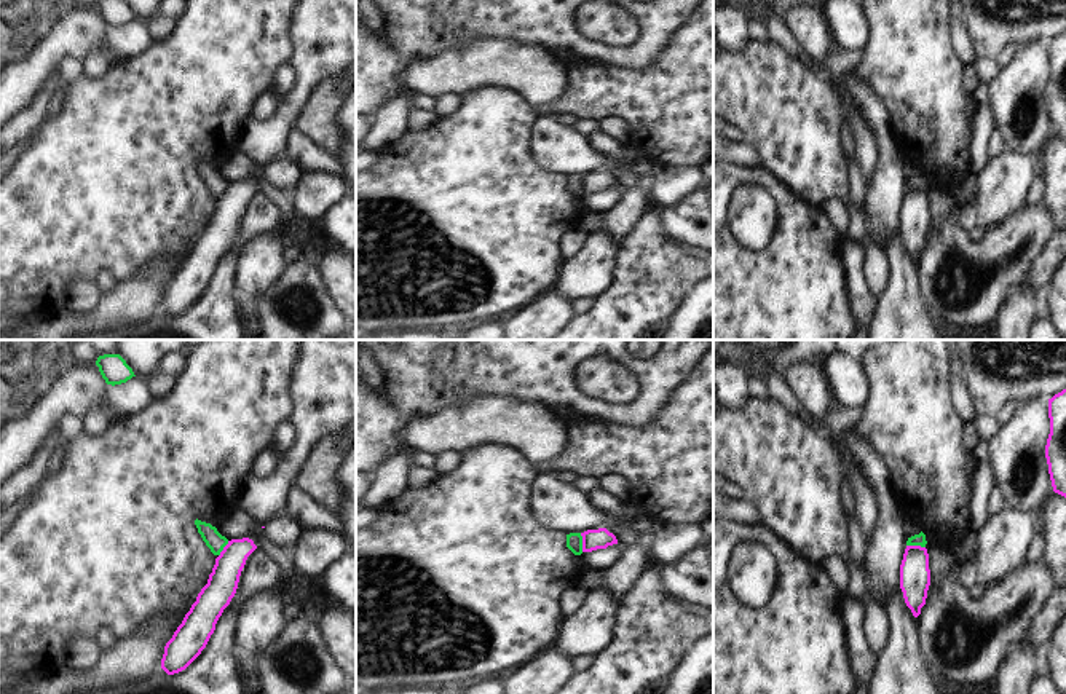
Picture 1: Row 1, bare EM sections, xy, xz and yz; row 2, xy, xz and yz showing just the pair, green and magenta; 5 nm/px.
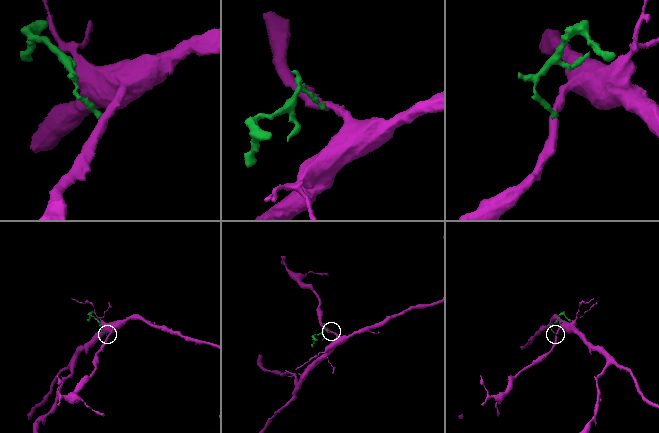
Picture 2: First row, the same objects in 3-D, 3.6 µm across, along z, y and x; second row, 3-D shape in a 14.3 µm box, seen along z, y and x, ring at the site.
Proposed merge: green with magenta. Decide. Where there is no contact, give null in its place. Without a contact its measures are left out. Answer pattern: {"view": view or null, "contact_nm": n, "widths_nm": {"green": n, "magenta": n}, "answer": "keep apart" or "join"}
{"view": "xz", "contact_nm": 100, "widths_nm": {"green": 80, "magenta": 110}, "answer": "keep apart"}

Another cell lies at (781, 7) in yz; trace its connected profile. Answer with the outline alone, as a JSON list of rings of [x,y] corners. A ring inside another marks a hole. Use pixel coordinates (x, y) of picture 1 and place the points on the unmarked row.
[[[777,0],[771,10],[774,14],[785,21],[787,10],[795,6],[795,5],[812,5],[812,3],[823,3],[825,0]]]

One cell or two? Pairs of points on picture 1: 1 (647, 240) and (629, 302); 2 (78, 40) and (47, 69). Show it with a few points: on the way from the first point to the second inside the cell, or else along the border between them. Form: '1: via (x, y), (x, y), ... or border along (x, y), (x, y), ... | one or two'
1: via (645, 256), (643, 286) | one
2: via (69, 42), (51, 59) | one

